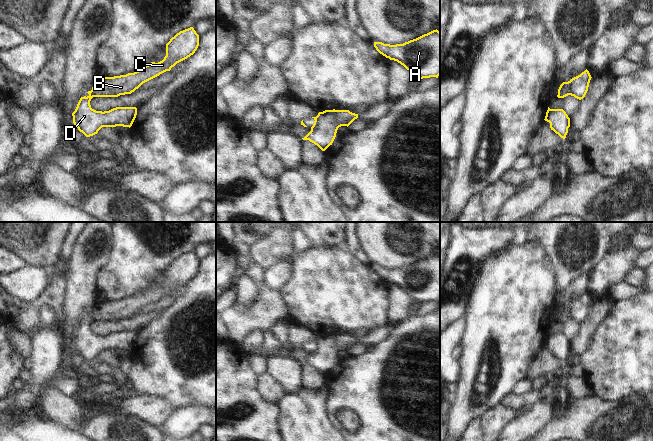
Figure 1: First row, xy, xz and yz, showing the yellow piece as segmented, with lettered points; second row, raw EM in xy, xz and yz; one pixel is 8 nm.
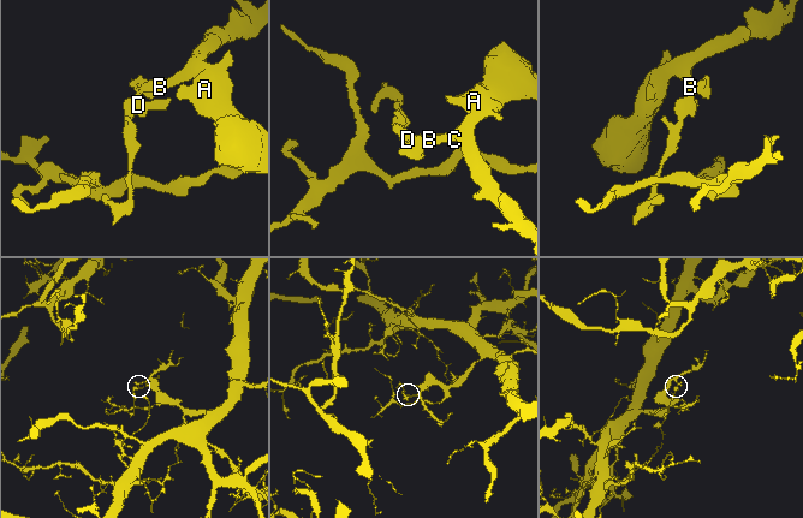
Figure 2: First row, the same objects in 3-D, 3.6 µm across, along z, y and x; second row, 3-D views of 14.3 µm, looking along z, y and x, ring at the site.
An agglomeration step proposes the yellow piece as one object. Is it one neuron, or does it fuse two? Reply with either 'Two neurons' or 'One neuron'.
Two neurons

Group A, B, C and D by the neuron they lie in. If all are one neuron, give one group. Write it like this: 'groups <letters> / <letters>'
groups A B C / D

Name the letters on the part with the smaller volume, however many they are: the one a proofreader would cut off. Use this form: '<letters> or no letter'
D

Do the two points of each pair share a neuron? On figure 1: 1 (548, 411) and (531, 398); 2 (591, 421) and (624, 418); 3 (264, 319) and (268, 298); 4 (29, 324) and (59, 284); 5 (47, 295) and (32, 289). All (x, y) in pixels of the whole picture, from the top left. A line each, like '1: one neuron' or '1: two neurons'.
1: two neurons
2: one neuron
3: one neuron
4: one neuron
5: two neurons

